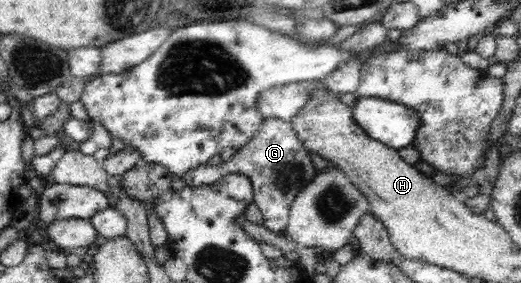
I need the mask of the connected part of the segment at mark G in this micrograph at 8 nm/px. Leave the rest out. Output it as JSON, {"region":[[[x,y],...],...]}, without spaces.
{"region":[[[269,118],[261,122],[253,138],[236,150],[231,160],[221,161],[217,165],[205,162],[197,168],[187,170],[181,178],[189,186],[200,187],[219,182],[226,174],[247,174],[254,190],[254,202],[264,219],[264,226],[282,236],[286,230],[294,198],[312,181],[315,173],[309,150],[303,146],[301,139],[293,130],[293,123],[279,118]]]}

